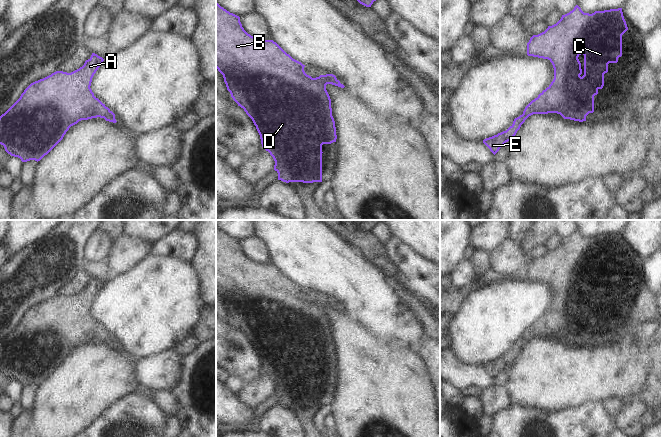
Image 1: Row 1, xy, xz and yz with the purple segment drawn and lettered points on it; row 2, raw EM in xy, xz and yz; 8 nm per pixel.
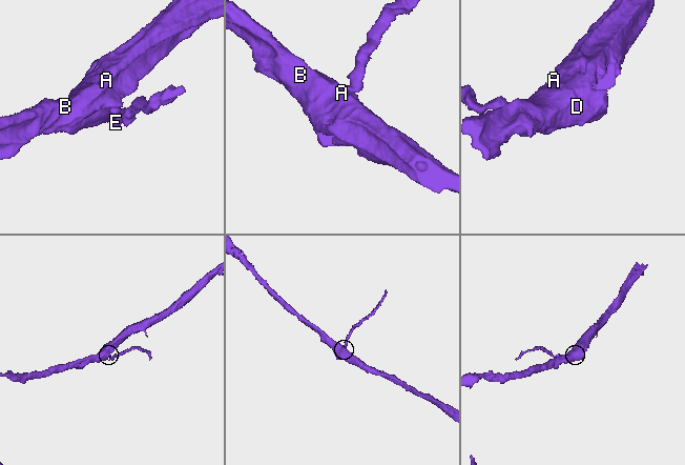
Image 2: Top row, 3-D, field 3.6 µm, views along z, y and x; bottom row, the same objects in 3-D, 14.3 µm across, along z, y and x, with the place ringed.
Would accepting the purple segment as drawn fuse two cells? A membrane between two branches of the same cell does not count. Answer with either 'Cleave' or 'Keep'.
Keep

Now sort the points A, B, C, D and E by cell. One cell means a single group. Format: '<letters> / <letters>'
A B C D E

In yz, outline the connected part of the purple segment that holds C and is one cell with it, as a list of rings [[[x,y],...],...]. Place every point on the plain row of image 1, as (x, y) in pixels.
[[[576,229],[572,235],[562,239],[556,248],[548,250],[538,259],[533,259],[527,267],[527,279],[548,283],[554,292],[554,303],[525,331],[523,338],[515,342],[506,355],[484,363],[483,367],[495,379],[533,338],[557,337],[564,343],[586,345],[586,340],[594,336],[594,320],[604,310],[604,298],[608,296],[608,288],[617,287],[622,280],[622,259],[627,254],[622,232],[589,238]]]

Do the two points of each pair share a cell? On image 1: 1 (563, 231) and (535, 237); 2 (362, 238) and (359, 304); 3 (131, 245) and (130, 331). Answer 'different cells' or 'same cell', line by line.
1: same cell
2: different cells
3: different cells

